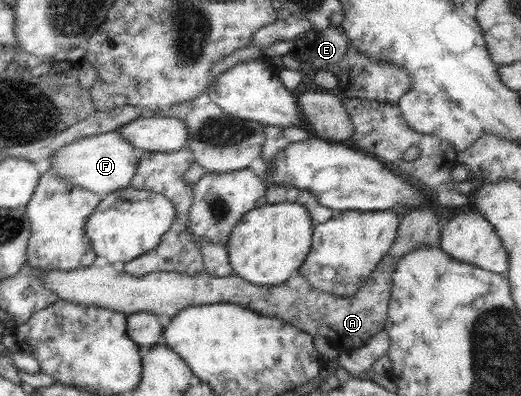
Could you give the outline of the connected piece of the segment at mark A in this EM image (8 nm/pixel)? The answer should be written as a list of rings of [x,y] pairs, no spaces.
[[[419,207],[403,212],[395,242],[382,261],[375,267],[360,289],[351,296],[335,296],[314,289],[297,271],[279,286],[260,287],[232,274],[214,277],[206,272],[200,275],[182,275],[173,272],[155,272],[142,277],[128,275],[117,265],[91,265],[73,271],[45,272],[42,285],[57,294],[57,299],[76,305],[95,305],[111,309],[125,316],[133,313],[153,313],[165,327],[185,307],[231,303],[255,311],[263,316],[281,319],[309,335],[323,335],[334,346],[350,351],[363,347],[376,333],[384,330],[388,317],[392,276],[396,264],[411,251],[438,246],[443,221],[434,209]]]

